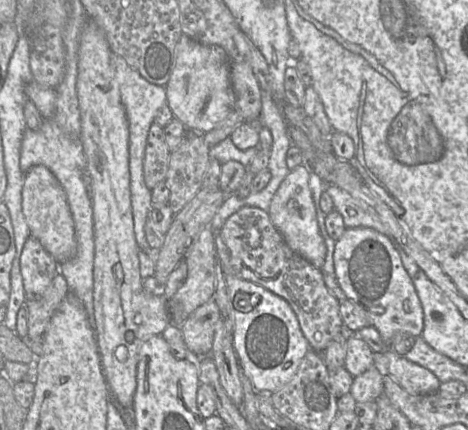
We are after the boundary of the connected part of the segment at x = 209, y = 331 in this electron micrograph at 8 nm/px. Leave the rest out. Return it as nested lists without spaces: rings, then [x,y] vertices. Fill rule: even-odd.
[[[212,298],[197,308],[181,326],[177,326],[181,329],[185,344],[192,354],[210,354],[216,326],[222,319],[221,310]]]

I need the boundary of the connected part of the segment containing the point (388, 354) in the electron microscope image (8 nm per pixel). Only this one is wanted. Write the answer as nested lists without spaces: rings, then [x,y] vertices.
[[[392,349],[375,354],[375,365],[391,376],[405,391],[413,395],[438,391],[439,379],[428,369],[398,355]]]

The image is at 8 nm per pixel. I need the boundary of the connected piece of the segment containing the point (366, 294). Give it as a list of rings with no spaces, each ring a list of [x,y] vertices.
[[[348,228],[336,241],[333,259],[338,285],[348,300],[365,310],[372,326],[388,346],[399,333],[421,337],[424,327],[423,308],[403,266],[400,252],[387,235],[372,228]]]

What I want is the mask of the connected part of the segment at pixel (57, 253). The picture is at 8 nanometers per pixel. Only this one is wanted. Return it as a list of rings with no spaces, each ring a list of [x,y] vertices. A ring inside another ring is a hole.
[[[43,165],[33,166],[25,173],[21,197],[30,237],[36,238],[59,265],[71,260],[76,253],[74,223],[65,192],[56,177]]]

